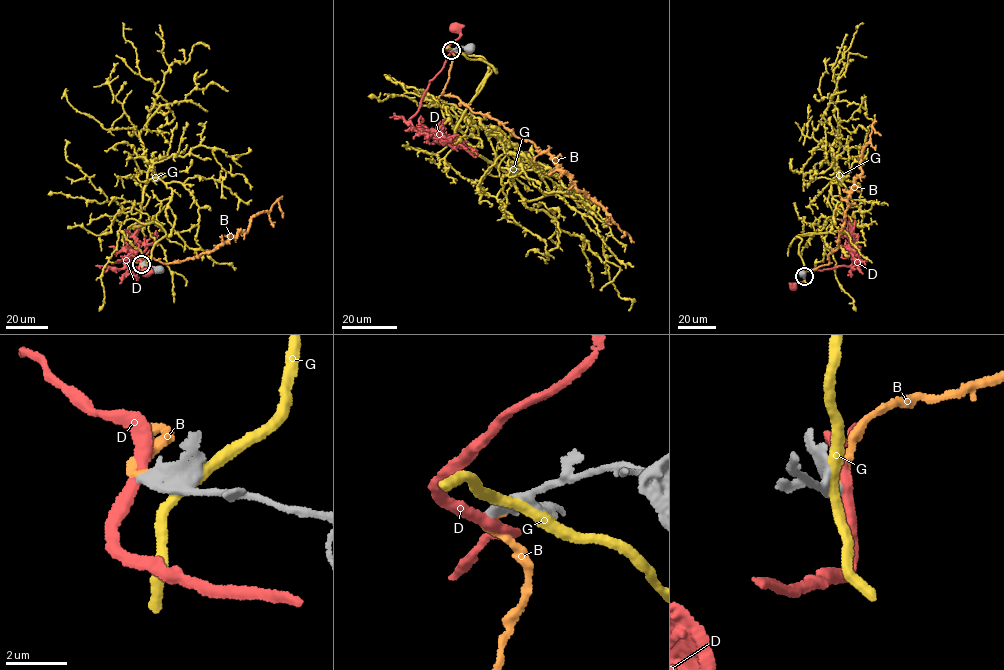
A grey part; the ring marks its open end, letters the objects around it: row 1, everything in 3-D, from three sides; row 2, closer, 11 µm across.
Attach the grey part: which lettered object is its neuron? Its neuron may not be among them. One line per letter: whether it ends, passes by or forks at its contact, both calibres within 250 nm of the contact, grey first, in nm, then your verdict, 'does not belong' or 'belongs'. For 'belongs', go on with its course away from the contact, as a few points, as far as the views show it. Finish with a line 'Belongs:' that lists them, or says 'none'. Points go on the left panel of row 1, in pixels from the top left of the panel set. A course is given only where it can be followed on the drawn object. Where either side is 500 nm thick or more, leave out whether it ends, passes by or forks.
B: it ends | 380/200 nm | belongs | via (141, 264), (136, 260), (178, 262), (215, 249), (247, 231), (251, 217), (270, 211), (277, 201), (283, 218)
D: it passes by | 360/380 nm | does not belong
G: it passes by | 300/360 nm | does not belong
Belongs: B

